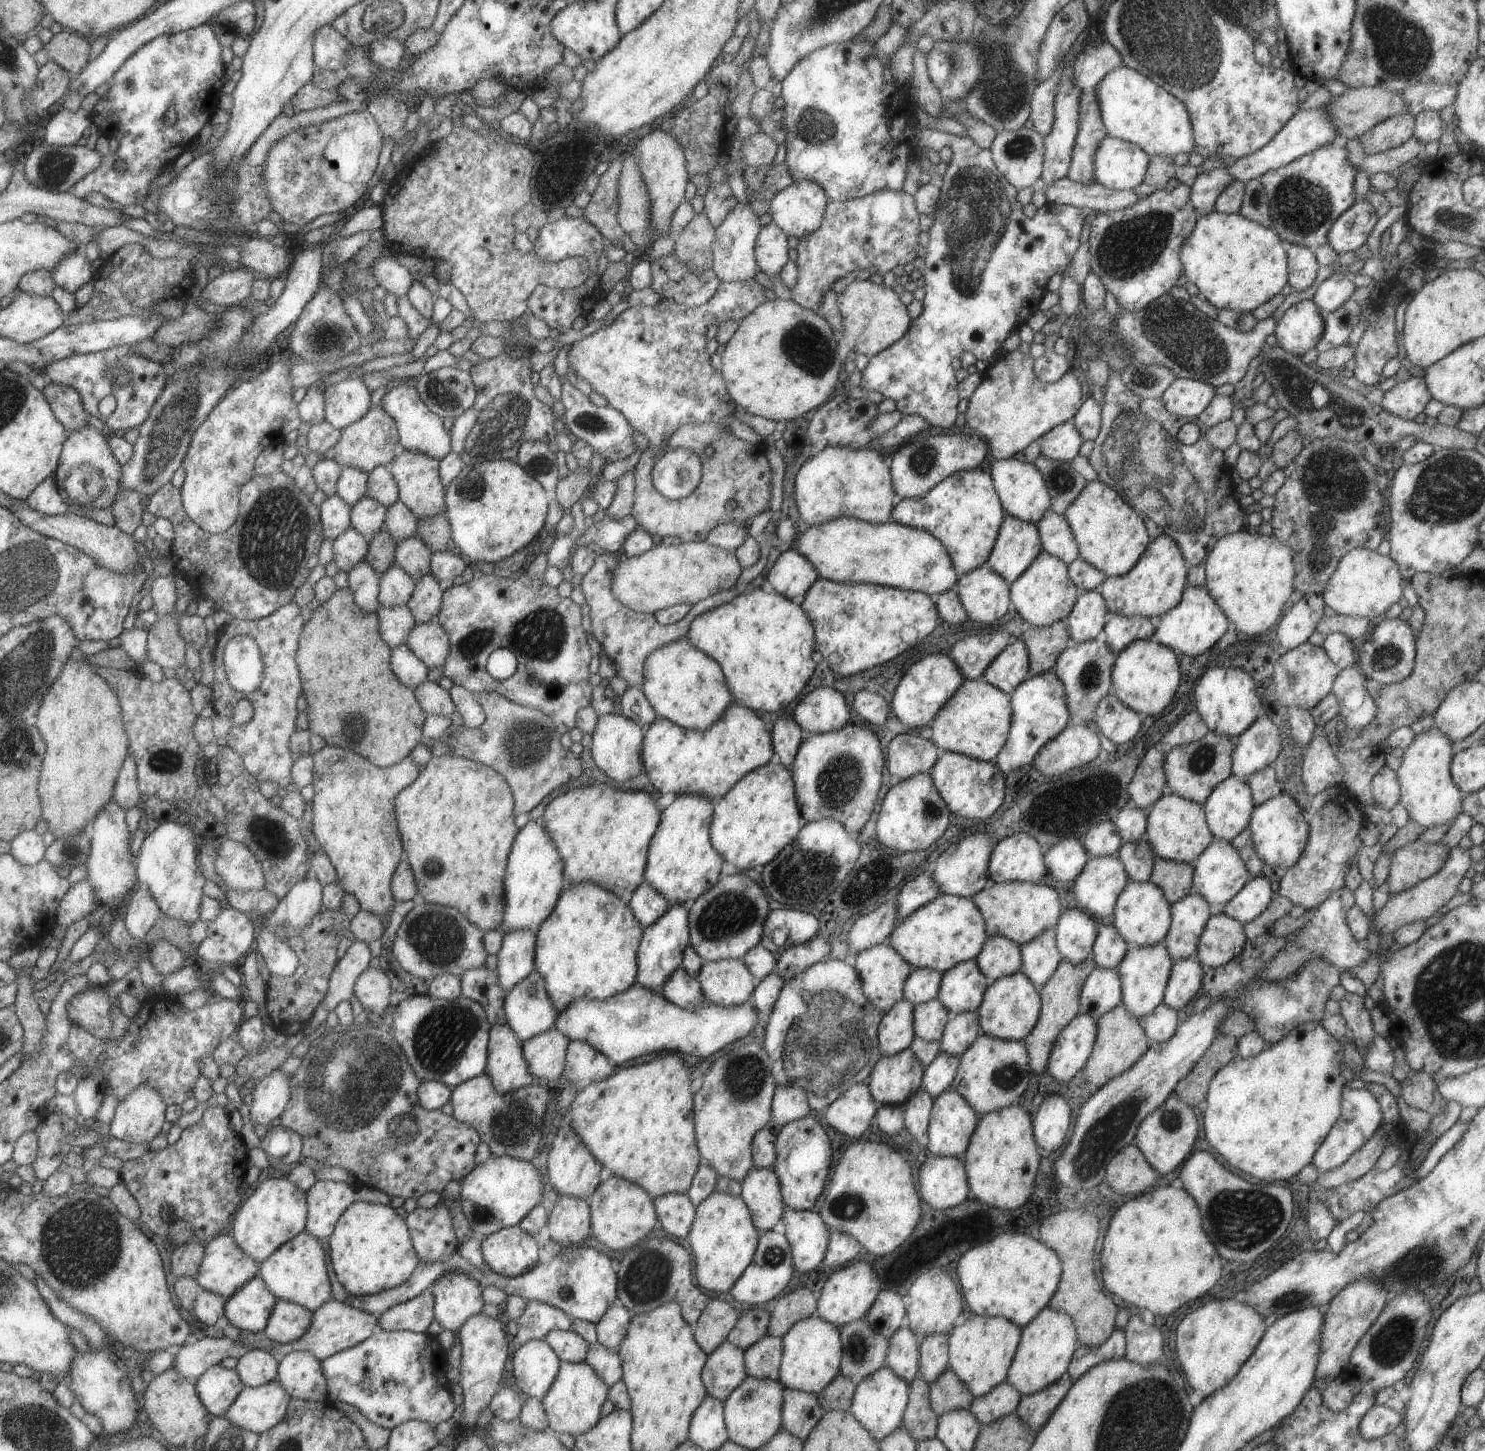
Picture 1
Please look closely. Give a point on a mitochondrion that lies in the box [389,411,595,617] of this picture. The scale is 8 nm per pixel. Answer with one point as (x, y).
(471, 487)

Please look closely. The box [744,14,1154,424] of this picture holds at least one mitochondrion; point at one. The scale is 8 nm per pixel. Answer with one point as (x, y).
(976, 210)

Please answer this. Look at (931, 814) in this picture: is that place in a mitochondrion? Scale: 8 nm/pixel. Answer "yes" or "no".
yes

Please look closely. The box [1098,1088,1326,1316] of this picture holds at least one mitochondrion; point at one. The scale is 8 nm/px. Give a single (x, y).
(1252, 1225)

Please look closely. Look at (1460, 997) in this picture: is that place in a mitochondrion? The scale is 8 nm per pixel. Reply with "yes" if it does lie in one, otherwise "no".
yes

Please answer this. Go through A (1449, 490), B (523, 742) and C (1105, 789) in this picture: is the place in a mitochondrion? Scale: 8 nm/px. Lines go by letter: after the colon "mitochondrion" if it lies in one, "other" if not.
A: mitochondrion
B: mitochondrion
C: other

